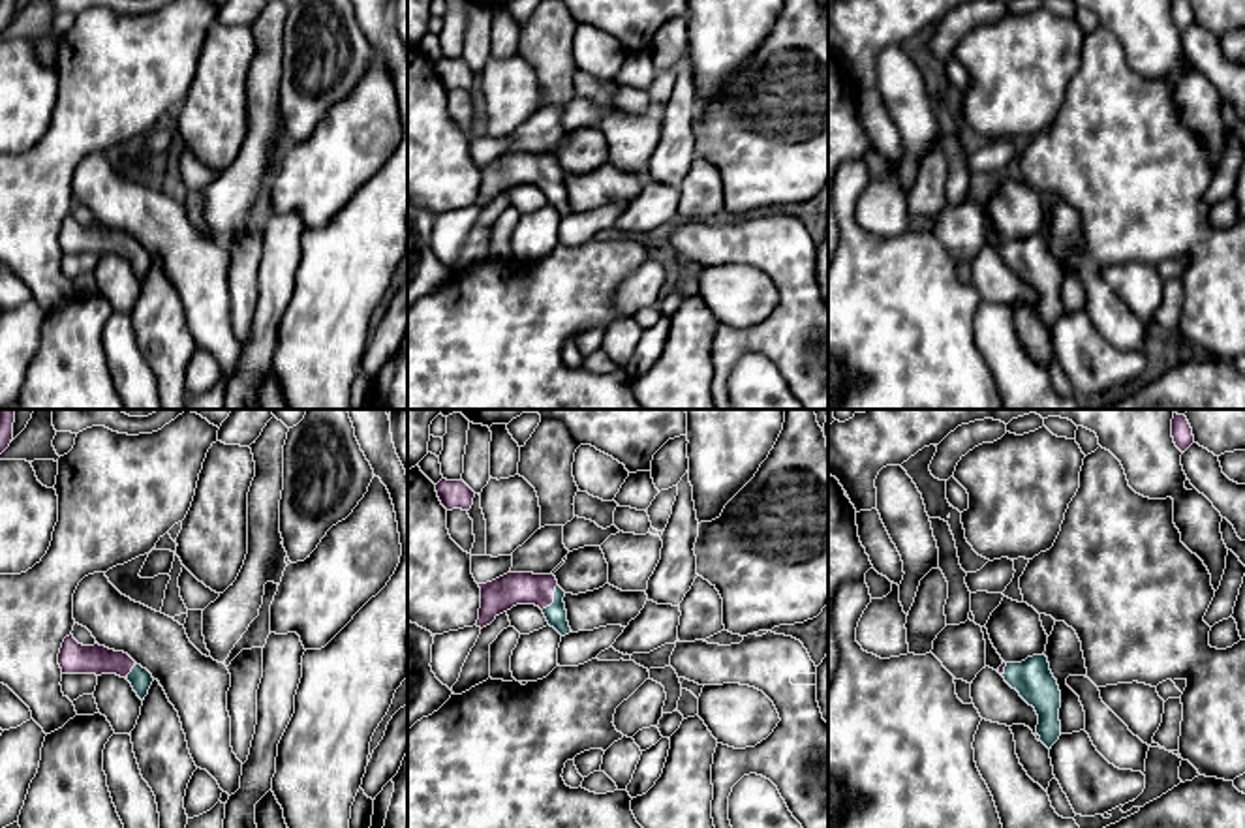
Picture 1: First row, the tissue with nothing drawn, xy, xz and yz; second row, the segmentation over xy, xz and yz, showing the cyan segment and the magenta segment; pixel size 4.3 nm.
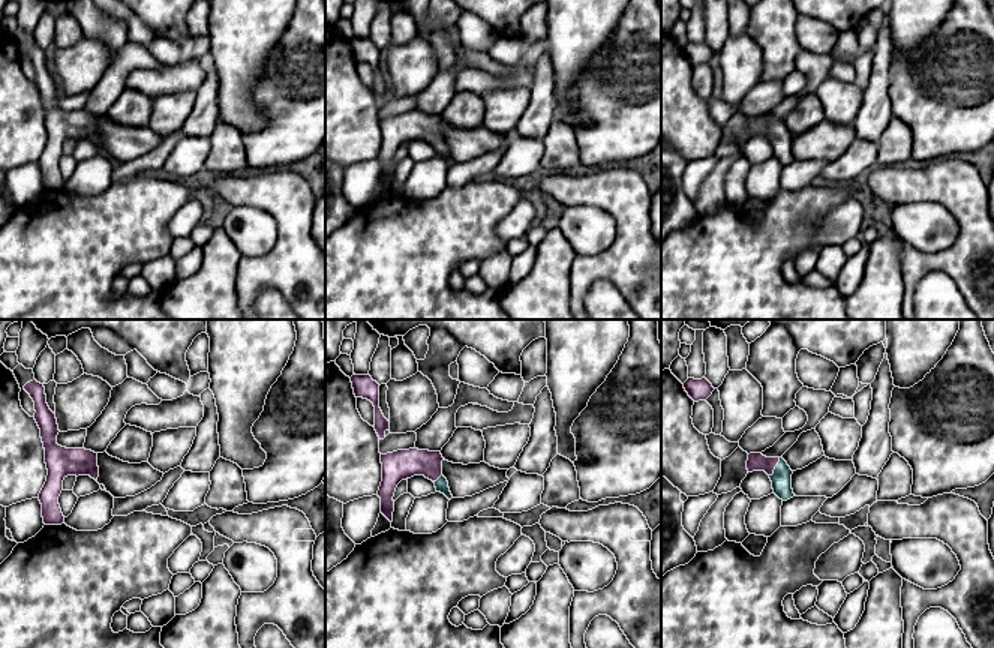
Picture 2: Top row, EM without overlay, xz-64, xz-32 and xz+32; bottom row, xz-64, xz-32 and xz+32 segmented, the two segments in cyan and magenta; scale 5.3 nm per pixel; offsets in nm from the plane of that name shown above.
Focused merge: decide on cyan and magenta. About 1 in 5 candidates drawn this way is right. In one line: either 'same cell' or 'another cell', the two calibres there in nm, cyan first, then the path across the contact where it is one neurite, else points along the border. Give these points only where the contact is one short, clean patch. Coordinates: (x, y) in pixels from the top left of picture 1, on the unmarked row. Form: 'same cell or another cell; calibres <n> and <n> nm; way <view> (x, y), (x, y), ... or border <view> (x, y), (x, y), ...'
same cell; calibres 90 and 140 nm; way xz (556, 194), (554, 179), (541, 169), (515, 168)

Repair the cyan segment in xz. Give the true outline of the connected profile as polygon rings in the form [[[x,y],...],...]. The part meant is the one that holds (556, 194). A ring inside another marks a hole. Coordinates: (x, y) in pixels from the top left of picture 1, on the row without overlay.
[[[507,152],[492,161],[479,163],[479,167],[477,207],[481,208],[516,184],[535,184],[561,216],[573,212],[563,182],[565,171],[558,165],[554,154]]]

